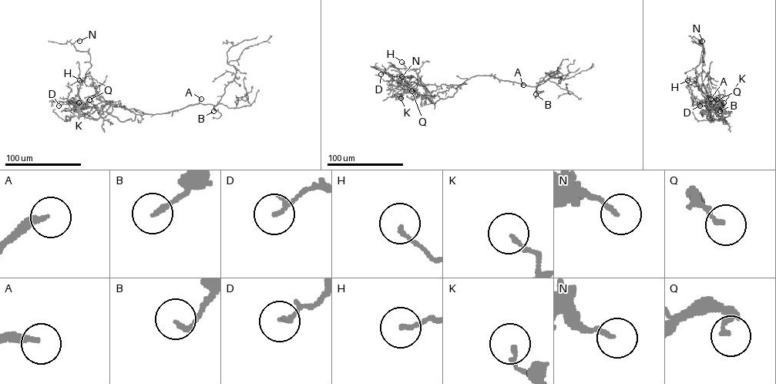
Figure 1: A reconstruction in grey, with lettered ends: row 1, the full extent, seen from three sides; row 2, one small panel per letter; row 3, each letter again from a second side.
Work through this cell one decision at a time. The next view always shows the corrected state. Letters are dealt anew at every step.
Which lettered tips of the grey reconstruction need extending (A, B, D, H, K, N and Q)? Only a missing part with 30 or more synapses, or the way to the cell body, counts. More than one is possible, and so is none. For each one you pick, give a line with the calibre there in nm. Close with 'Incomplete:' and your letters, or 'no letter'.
A: Thickness 200 nm
Incomplete: A

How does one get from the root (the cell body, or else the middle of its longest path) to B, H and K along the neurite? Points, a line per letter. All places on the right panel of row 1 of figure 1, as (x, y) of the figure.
B: (702, 114), (709, 103), (720, 111)
H: (702, 114), (710, 114), (710, 105), (712, 104), (697, 85), (694, 86), (696, 82), (687, 80)
K: (702, 114), (710, 114), (710, 105), (712, 104), (710, 101), (717, 113), (723, 106), (723, 102)

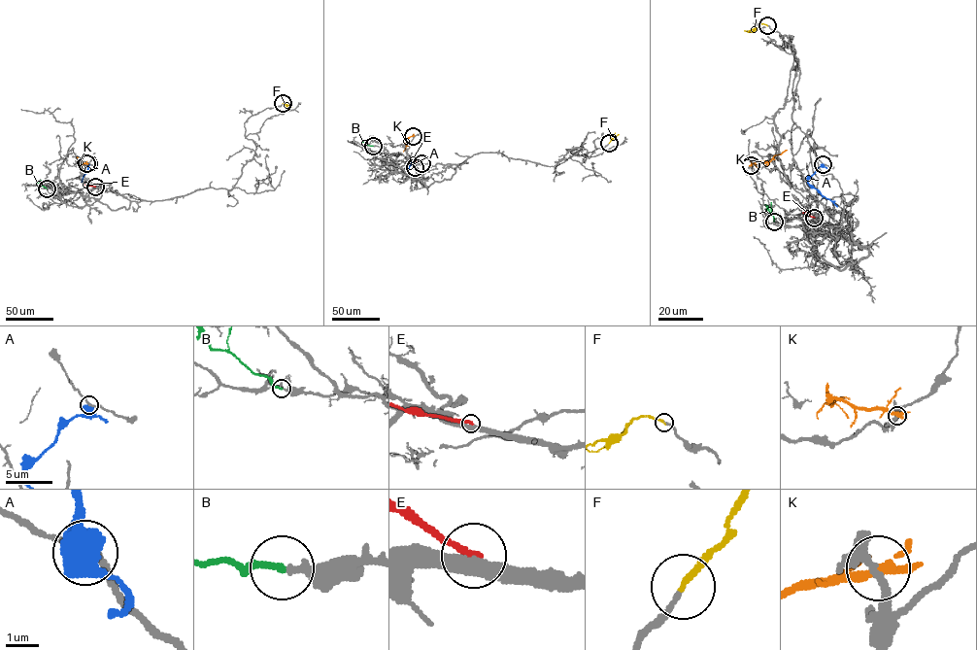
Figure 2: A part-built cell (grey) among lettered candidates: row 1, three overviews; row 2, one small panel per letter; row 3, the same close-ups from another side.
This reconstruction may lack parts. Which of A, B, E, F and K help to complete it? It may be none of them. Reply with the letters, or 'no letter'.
B, F

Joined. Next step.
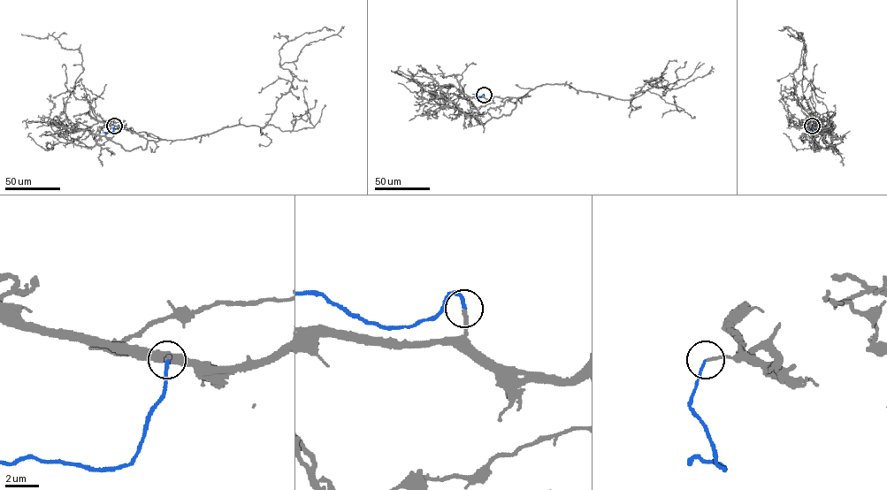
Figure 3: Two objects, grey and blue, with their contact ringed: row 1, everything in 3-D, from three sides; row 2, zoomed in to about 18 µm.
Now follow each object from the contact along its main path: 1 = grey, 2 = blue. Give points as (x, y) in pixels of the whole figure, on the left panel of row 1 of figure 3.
1: (114, 126), (157, 141), (239, 125), (263, 127), (292, 86), (291, 72), (280, 65), (341, 26)
2: (114, 126), (111, 133), (103, 132)

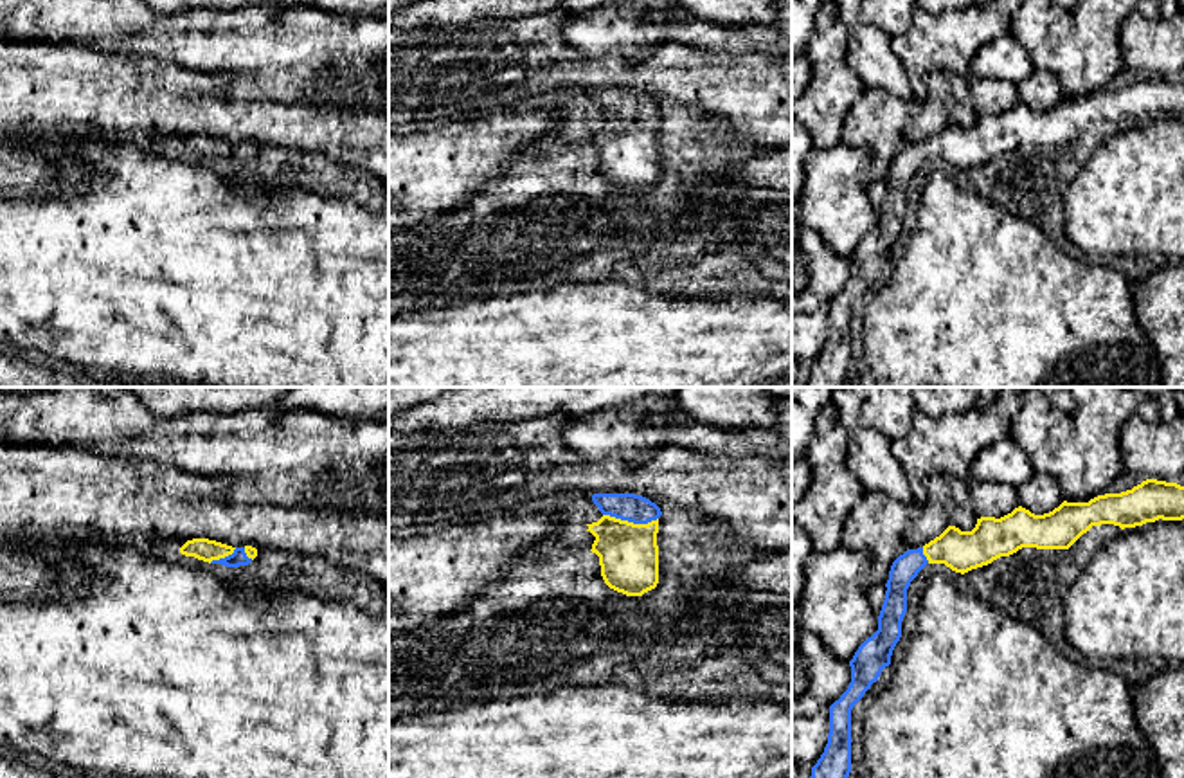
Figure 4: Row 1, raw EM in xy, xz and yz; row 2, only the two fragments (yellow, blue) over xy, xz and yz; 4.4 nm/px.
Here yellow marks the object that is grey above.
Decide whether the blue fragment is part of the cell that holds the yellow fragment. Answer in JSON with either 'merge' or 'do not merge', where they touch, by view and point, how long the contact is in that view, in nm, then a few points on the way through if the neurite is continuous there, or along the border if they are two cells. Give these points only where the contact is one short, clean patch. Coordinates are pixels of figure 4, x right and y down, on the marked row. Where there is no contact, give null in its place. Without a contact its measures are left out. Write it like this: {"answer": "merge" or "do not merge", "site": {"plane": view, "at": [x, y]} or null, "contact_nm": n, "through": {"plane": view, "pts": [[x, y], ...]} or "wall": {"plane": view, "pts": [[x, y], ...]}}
{"answer": "merge", "site": {"plane": "xz", "at": [630, 523]}, "contact_nm": 240, "through": {"plane": "xz", "pts": [[628, 555], [630, 523], [634, 508]]}}

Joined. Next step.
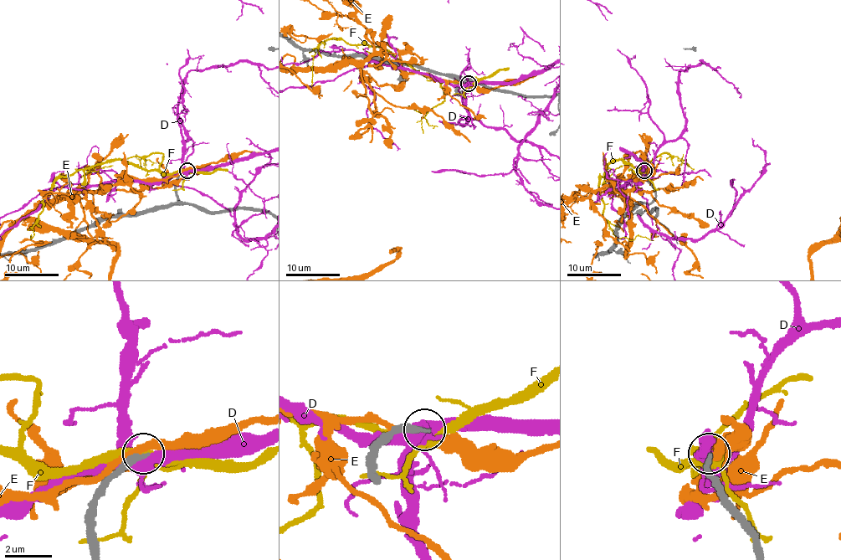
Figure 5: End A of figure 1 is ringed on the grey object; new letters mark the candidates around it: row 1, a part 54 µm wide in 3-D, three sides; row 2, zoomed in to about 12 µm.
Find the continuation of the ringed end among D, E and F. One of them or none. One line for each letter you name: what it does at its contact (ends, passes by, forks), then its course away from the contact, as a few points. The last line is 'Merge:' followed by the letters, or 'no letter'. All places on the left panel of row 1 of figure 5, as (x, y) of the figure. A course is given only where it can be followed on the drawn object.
Merge: no letter

